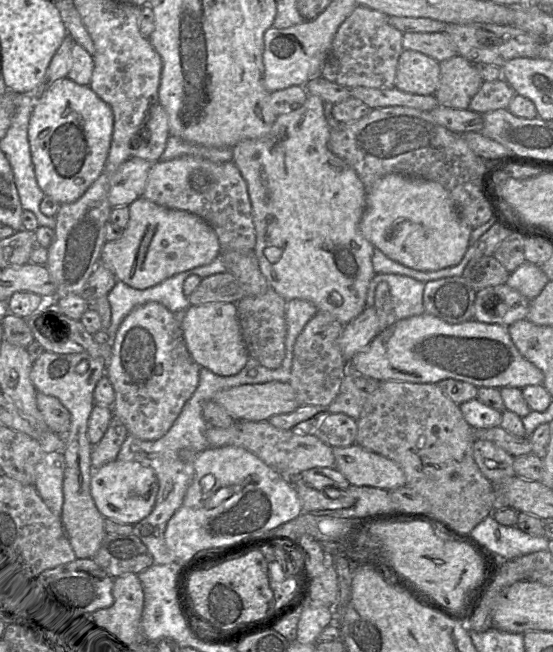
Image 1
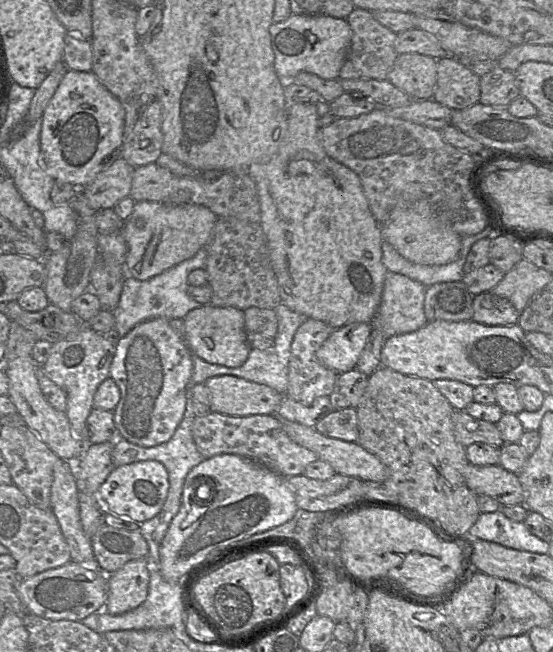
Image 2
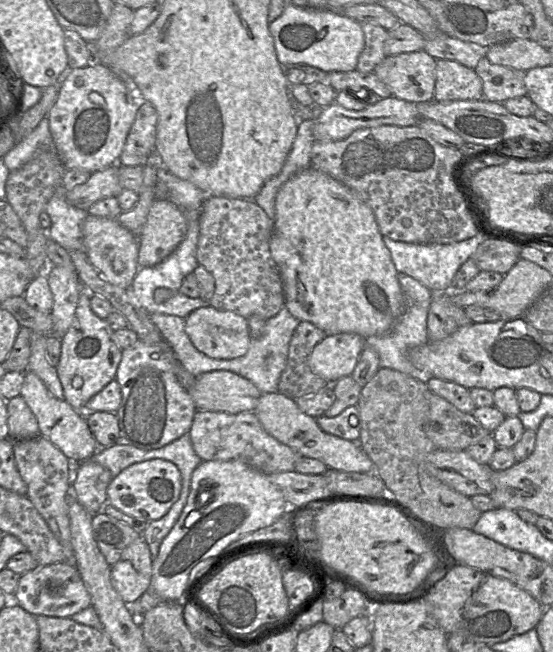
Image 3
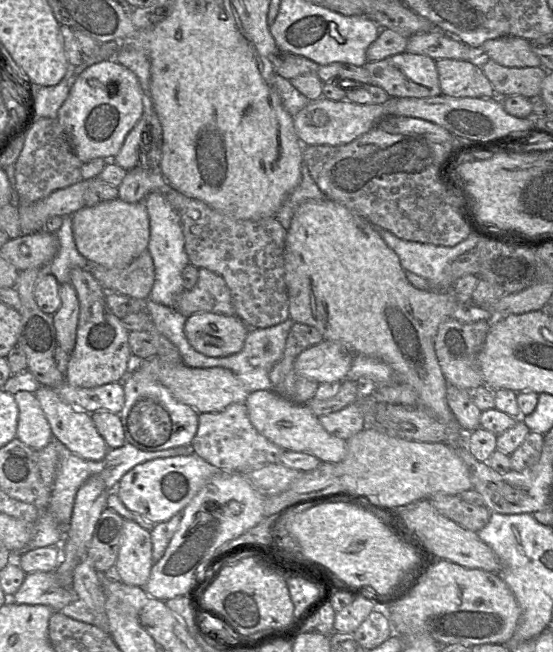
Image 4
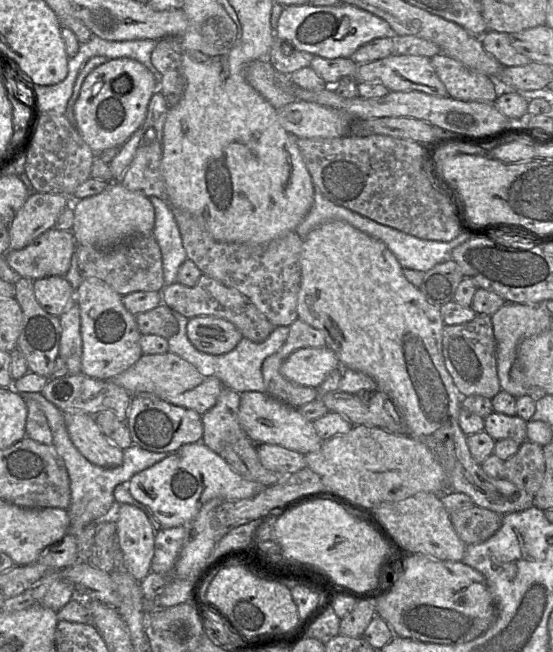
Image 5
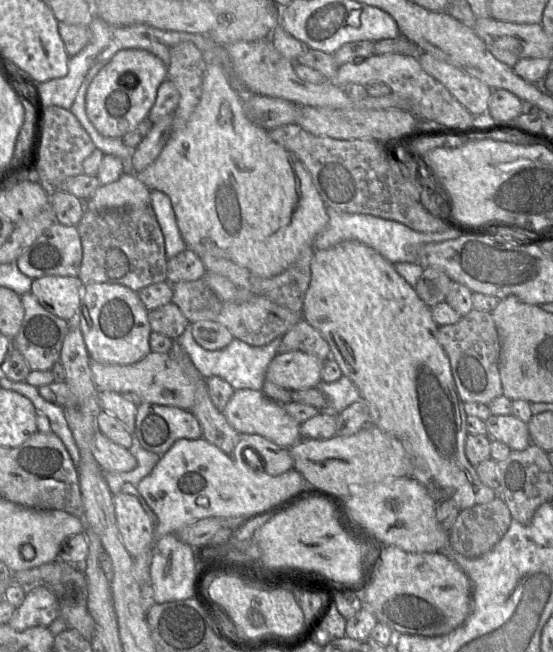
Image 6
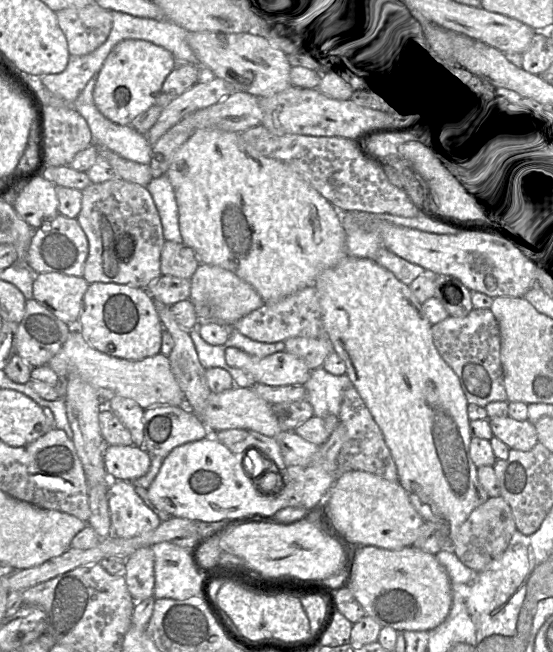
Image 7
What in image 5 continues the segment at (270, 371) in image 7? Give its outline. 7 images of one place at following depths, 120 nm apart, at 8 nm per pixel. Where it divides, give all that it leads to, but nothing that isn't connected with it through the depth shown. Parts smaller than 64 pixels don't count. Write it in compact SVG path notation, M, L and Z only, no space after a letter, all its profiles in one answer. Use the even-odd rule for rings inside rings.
M327 346L306 347L290 354L282 363L280 372L295 384L318 388L327 375L339 367L336 354Z

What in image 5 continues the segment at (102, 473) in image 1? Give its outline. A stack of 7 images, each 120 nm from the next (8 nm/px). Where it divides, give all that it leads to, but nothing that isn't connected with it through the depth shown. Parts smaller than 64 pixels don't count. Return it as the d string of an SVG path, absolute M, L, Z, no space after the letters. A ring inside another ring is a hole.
M202 442L185 444L155 465L135 474L127 483L131 496L146 505L162 528L172 528L189 524L197 515L203 504L211 499L223 501L240 501L256 496L266 487L254 481L249 481L236 473L228 463Z

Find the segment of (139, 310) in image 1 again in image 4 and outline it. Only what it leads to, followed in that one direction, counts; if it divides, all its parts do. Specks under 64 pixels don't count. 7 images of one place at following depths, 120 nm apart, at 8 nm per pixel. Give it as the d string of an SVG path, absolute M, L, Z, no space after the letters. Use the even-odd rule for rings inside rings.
M139 368L130 369L123 380L124 407L119 413L126 443L143 451L161 451L190 445L196 435L199 413L178 401L167 388Z

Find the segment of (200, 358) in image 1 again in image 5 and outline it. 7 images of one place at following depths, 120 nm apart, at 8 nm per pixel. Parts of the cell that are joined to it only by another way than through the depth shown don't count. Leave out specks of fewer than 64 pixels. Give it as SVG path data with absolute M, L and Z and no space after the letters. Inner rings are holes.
M213 316L190 318L187 336L197 350L211 355L226 354L243 339L241 332L231 322Z

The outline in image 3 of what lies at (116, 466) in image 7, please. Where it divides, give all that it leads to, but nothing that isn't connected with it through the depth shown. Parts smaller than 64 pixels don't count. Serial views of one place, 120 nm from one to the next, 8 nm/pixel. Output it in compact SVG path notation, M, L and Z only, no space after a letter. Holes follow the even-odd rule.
M26 370L25 379L20 396L35 415L39 425L40 435L47 438L68 458L77 462L90 459L99 446L92 435L86 415L75 410L66 400L60 400L53 396L40 378L30 370Z

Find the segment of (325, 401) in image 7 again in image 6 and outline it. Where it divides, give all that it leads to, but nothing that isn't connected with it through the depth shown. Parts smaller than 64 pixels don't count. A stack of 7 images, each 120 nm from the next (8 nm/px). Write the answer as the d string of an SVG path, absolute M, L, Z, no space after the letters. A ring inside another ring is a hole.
M344 375L335 382L321 380L316 388L327 398L327 407L321 413L339 414L352 403L361 400L358 388Z

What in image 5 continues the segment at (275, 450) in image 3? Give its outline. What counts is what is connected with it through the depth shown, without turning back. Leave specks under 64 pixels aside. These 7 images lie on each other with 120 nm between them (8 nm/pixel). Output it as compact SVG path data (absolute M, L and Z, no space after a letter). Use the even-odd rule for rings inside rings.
M224 387L216 404L202 415L201 442L219 455L226 445L248 438L238 420L239 404L240 393Z

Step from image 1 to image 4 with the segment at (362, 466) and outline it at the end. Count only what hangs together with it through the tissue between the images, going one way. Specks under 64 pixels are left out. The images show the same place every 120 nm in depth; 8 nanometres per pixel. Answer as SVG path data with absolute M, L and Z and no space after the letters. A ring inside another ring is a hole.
M272 390L251 392L246 401L248 416L256 430L282 448L312 455L322 463L339 463L347 453L346 441L337 438L321 426L319 417L306 404L295 404Z

